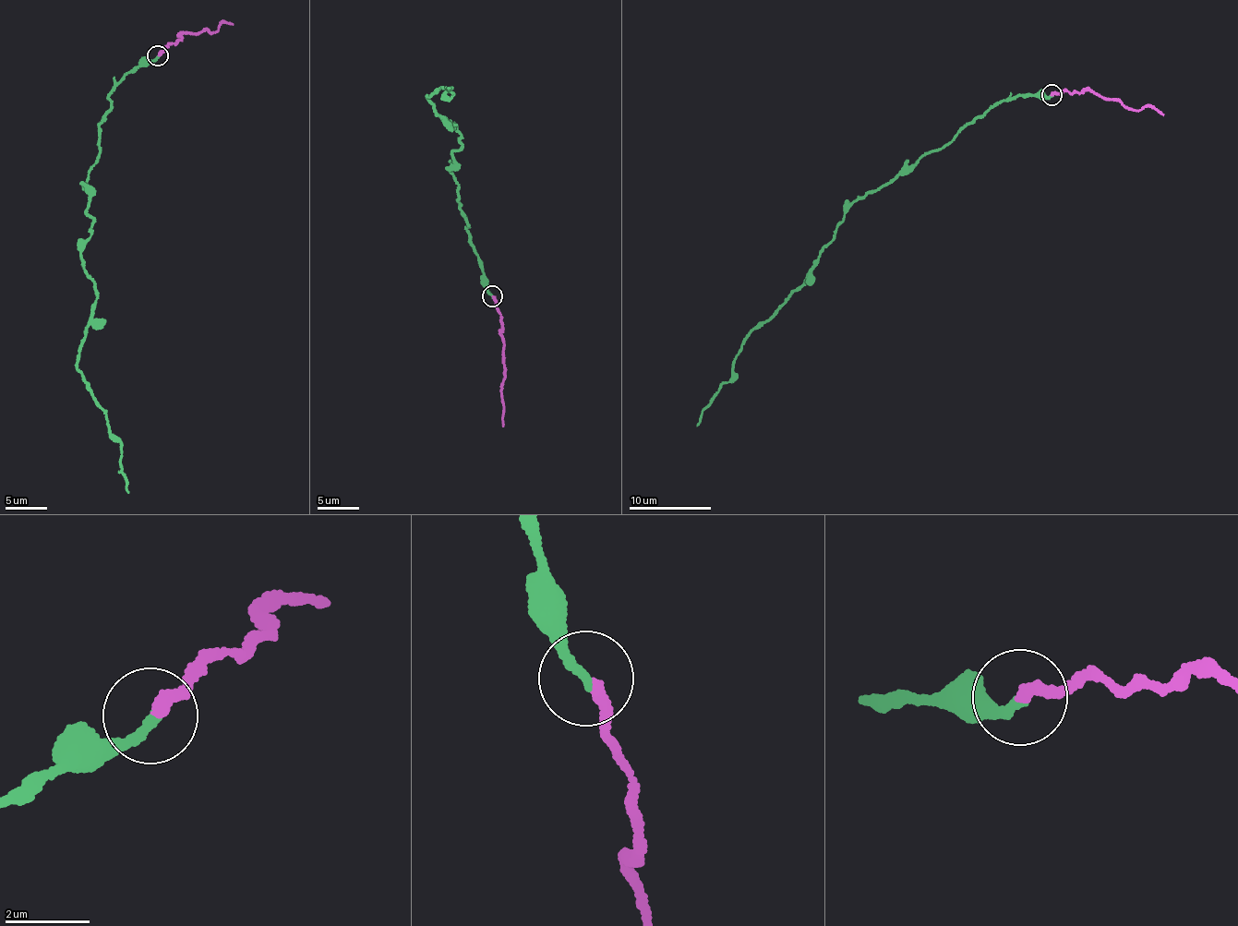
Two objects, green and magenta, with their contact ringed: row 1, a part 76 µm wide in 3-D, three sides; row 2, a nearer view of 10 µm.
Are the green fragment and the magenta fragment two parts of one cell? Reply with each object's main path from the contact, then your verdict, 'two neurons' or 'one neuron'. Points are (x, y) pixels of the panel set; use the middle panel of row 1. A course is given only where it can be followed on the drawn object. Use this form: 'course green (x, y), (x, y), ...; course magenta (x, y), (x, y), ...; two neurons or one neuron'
course green (492, 295), (450, 171), (460, 135), (426, 98), (440, 88), (448, 96), (453, 92), (450, 89); course magenta (492, 295), (500, 317), (500, 337), (504, 345), (505, 376), (500, 391), (502, 426); two neurons

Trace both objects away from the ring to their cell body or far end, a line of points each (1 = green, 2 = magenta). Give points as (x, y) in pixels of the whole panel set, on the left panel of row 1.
1: (157, 54), (112, 90), (86, 179), (93, 222), (81, 255), (97, 297), (76, 361), (122, 448), (128, 492)
2: (157, 54), (182, 34), (207, 28), (213, 32), (225, 20), (232, 24)

